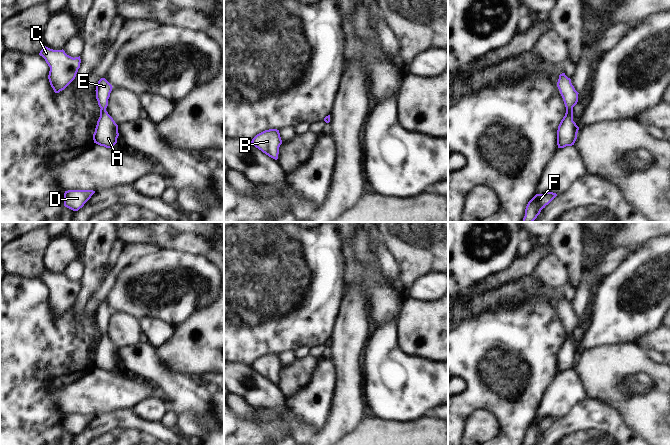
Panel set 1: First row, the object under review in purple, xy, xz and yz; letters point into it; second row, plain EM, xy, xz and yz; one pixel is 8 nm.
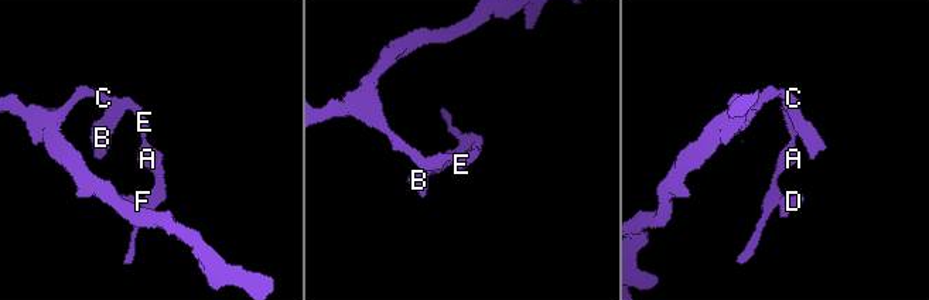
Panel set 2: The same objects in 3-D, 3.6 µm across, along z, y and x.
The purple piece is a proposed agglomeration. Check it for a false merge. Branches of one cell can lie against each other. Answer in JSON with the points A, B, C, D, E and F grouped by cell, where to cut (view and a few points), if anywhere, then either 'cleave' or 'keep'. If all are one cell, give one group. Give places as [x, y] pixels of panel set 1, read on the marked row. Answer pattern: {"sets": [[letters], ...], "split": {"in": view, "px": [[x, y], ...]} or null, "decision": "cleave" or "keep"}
{"sets": [["A", "B", "C", "D", "E", "F"]], "split": null, "decision": "keep"}

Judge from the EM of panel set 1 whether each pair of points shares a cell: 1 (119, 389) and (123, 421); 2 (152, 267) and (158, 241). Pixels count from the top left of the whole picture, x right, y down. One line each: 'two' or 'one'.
1: two
2: two

